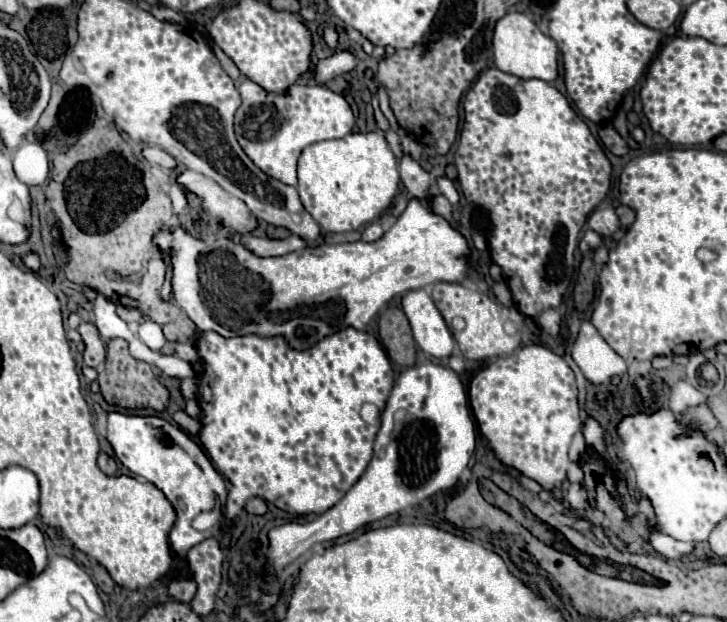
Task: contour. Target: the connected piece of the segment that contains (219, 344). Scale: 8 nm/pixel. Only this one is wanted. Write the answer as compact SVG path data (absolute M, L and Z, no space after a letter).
M346 328L344 332L332 334L324 340L318 342L318 346L304 350L304 352L294 352L284 338L256 338L256 336L236 336L236 338L222 338L216 332L204 332L198 336L196 342L198 354L204 360L204 374L206 374L206 382L208 382L208 392L198 392L200 394L200 408L202 408L202 432L200 432L200 440L206 446L212 462L216 464L216 468L232 482L232 488L228 492L225 504L225 516L227 521L238 519L243 506L248 498L258 496L264 498L266 502L276 504L278 508L290 512L290 514L322 514L324 510L332 508L354 484L356 480L364 474L370 458L372 458L372 444L378 432L378 426L370 426L360 418L360 408L366 402L384 406L388 400L388 394L394 386L394 370L390 366L390 360L386 356L386 352L382 350L382 346L378 344L378 340L366 332L358 332L354 328Z

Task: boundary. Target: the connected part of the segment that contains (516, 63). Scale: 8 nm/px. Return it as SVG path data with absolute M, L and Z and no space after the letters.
M520 12L504 14L496 26L492 36L494 50L494 66L502 72L516 74L518 78L540 78L552 82L558 76L558 46L550 36L544 36L540 28Z

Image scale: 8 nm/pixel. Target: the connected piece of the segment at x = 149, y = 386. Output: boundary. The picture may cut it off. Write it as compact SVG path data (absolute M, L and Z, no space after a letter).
M112 338L108 342L108 352L106 352L106 362L98 370L98 384L104 400L114 406L122 408L152 408L152 410L166 410L170 402L170 392L166 390L164 384L160 384L158 376L154 374L152 366L144 362L136 362L130 352L128 352L128 342L124 338Z

